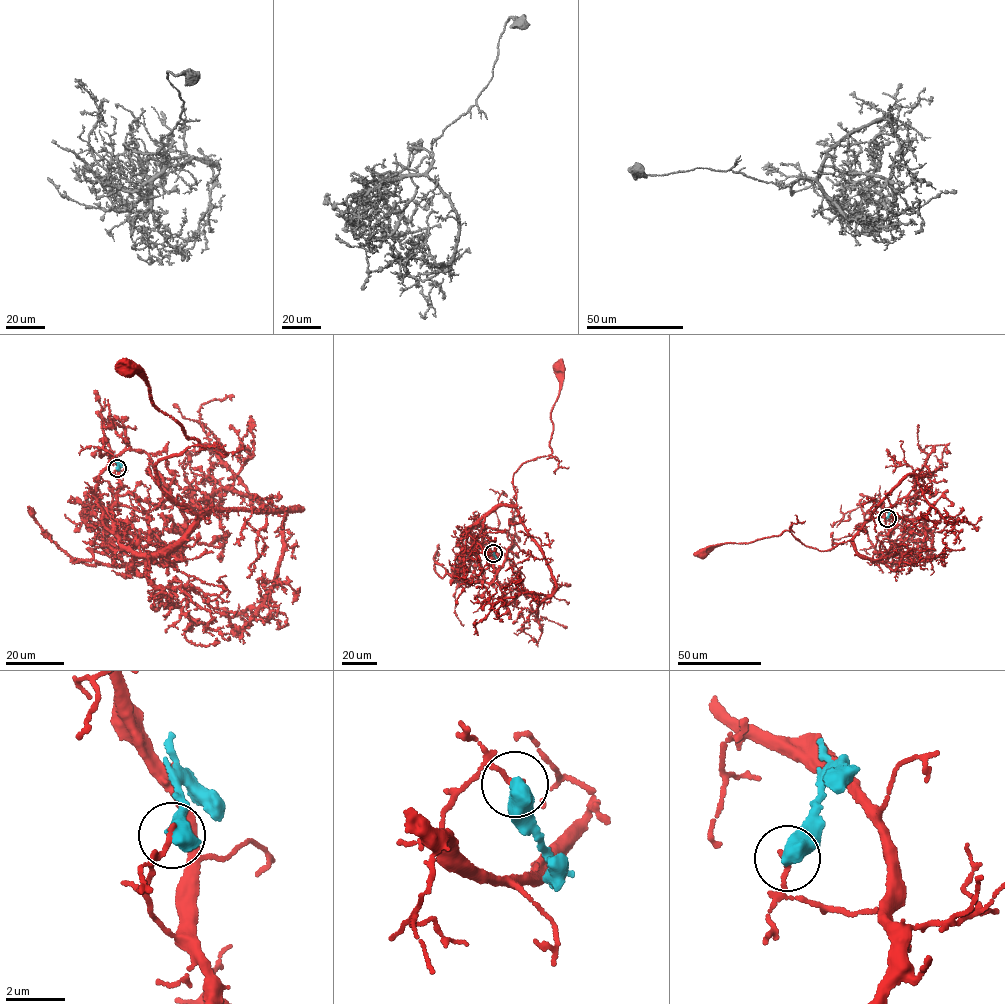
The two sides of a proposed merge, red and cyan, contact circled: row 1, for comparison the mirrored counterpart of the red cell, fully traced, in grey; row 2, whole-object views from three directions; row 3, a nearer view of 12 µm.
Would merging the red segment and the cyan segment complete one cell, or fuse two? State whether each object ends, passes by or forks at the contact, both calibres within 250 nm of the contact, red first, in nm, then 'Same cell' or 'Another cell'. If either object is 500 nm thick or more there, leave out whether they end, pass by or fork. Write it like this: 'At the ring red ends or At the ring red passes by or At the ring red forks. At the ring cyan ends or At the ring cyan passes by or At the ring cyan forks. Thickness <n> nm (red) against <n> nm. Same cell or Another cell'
Thickness 170 nm (red) against 650 nm. Another cell

